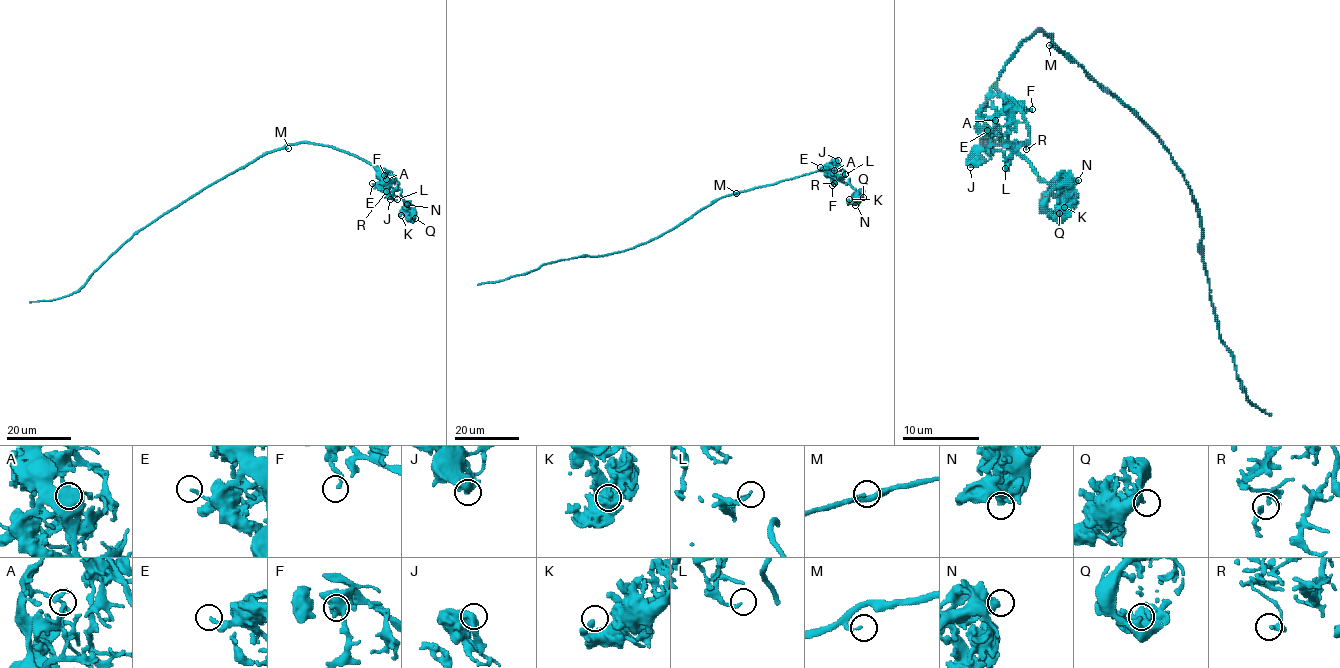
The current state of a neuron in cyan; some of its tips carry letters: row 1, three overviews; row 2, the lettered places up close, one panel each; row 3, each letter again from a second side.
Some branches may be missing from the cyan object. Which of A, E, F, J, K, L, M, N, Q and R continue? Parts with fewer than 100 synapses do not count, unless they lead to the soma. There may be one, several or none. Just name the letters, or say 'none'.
none

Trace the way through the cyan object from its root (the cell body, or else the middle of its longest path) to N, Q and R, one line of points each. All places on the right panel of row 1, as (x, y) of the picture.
N: (1126, 107), (1043, 31), (1026, 39), (1007, 60), (997, 87), (1030, 128), (1018, 153), (1049, 184), (1078, 180)
Q: (1126, 107), (1043, 31), (1007, 60), (997, 87), (1030, 128), (1018, 153), (1053, 188), (1047, 211), (1059, 213)
R: (1126, 107), (1051, 35), (1037, 31), (1010, 55), (997, 78), (997, 87), (1009, 99), (1007, 138), (1026, 149)

